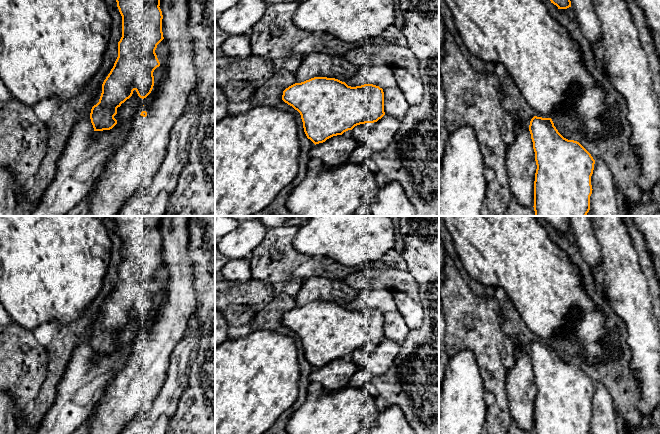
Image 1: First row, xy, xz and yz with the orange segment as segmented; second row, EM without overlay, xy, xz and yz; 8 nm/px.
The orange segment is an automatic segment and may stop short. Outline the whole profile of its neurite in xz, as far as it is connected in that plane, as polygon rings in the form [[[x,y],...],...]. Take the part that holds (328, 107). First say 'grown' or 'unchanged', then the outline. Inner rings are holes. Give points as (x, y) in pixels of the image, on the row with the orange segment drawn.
grown; [[[312,53],[302,58],[302,64],[295,72],[296,83],[283,91],[282,100],[300,113],[304,132],[315,145],[323,143],[333,136],[342,135],[357,125],[377,122],[385,115],[382,88],[373,84],[351,87],[345,83],[346,80],[356,76],[358,71],[359,68],[344,56]]]

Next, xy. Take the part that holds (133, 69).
grown; [[[116,0],[122,16],[122,37],[118,42],[118,57],[104,80],[91,109],[75,124],[71,135],[56,162],[56,172],[49,187],[30,216],[64,216],[70,209],[85,199],[103,173],[106,164],[133,130],[138,116],[146,117],[157,86],[165,74],[169,47],[162,32],[160,0]]]

